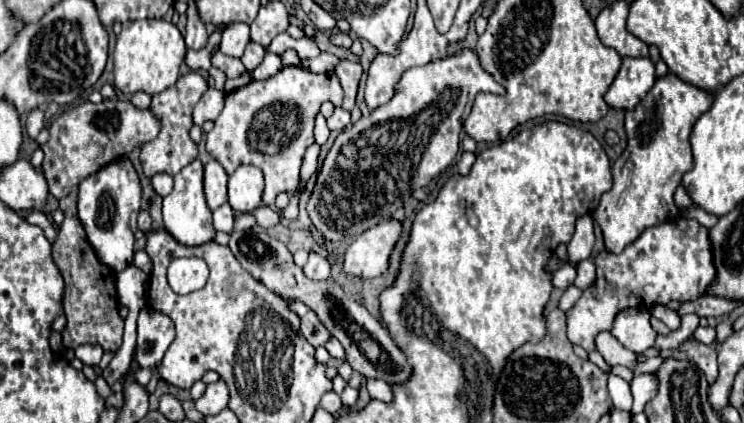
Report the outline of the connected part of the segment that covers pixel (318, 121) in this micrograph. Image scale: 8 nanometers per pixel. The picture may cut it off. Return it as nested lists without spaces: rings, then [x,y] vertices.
[[[319,113],[319,115],[315,117],[315,141],[317,141],[319,145],[323,145],[323,143],[327,141],[327,137],[329,137],[329,127],[327,127],[327,123],[325,123],[325,117]]]

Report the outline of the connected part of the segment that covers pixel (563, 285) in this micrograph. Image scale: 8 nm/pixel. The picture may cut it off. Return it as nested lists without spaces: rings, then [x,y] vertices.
[[[565,265],[565,267],[561,267],[555,275],[553,275],[553,279],[551,279],[551,283],[553,283],[553,287],[557,287],[557,289],[567,289],[576,278],[576,268],[573,265]]]

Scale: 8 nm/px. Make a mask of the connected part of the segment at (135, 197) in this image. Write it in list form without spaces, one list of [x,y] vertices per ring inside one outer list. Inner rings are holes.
[[[117,159],[101,167],[79,185],[79,219],[87,231],[101,263],[113,271],[123,271],[133,263],[133,243],[137,231],[137,213],[141,211],[141,183],[129,159]]]

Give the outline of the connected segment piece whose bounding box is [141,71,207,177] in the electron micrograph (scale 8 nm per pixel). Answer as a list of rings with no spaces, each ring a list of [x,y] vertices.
[[[189,71],[187,75],[179,77],[179,81],[173,87],[169,87],[167,91],[153,97],[151,111],[161,119],[161,133],[153,141],[149,141],[141,147],[141,165],[143,165],[143,171],[145,171],[147,177],[153,177],[157,173],[175,175],[187,163],[191,163],[195,159],[197,145],[189,137],[189,129],[193,127],[191,111],[197,105],[197,101],[203,97],[205,91],[207,91],[205,77],[201,73]]]

